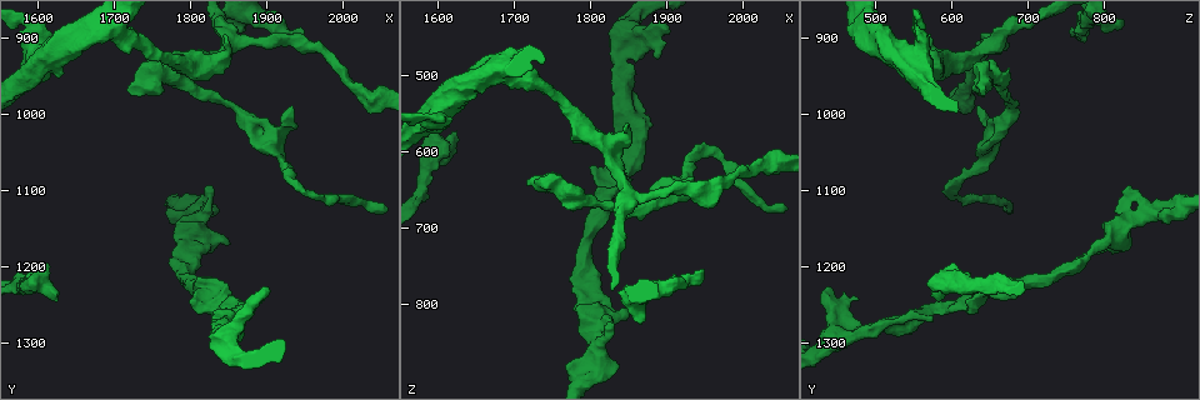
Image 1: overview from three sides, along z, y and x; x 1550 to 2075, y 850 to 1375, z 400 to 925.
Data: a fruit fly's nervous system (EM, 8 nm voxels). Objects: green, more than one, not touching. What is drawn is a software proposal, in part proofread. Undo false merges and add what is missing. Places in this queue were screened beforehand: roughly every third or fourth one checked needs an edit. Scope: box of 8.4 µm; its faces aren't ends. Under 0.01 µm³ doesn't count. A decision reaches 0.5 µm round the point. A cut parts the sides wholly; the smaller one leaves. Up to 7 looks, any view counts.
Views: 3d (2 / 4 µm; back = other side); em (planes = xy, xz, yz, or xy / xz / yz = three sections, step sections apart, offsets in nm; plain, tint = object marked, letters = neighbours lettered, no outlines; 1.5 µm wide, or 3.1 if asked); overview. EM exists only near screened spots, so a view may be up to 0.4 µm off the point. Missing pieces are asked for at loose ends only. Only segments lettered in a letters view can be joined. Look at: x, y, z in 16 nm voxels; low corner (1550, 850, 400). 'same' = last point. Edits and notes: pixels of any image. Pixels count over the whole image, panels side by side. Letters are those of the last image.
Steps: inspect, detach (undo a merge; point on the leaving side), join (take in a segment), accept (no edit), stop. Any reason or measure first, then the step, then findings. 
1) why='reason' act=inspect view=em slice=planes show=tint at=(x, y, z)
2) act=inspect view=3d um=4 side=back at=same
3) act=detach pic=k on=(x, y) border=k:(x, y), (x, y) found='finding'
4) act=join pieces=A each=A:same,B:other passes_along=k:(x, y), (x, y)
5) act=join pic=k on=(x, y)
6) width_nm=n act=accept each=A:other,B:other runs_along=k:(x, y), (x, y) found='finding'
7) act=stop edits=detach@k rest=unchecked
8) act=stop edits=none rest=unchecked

why='abrupt turn' act=inspect view=3d um=2 at=(1840, 1230, 645)

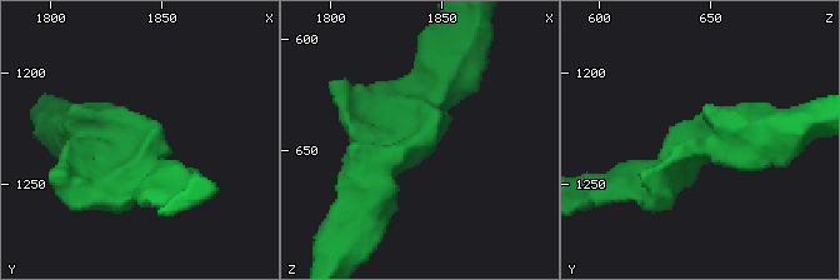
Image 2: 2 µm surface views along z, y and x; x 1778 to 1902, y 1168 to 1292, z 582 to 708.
why='shape alone is not enough' act=inspect view=em slice=planes show=tint at=(1836, 1233, 647)

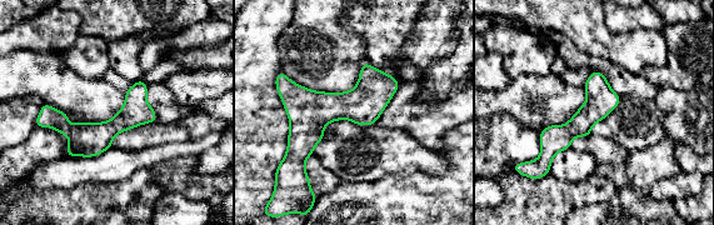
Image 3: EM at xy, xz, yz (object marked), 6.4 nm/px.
act=inspect view=em slice=planes show=letters at=same

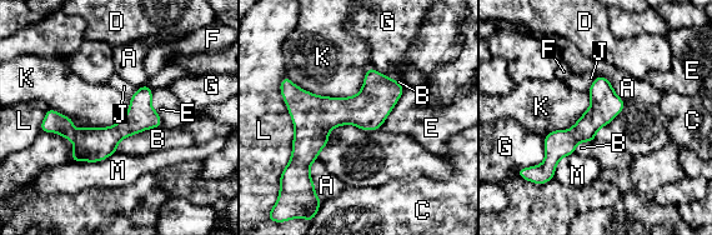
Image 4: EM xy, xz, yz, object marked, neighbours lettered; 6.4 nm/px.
width_nm=110 longest_contact=K:550nm act=accept each=A:other,B:other,C:other,D:other,E:other,F:other,G:other,J:other,K:other,L:other,M:other found='one neuron here'

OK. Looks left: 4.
why='branch stops here' act=inspect view=em slice=xy step=4 show=letters at=(1845, 900, 570)

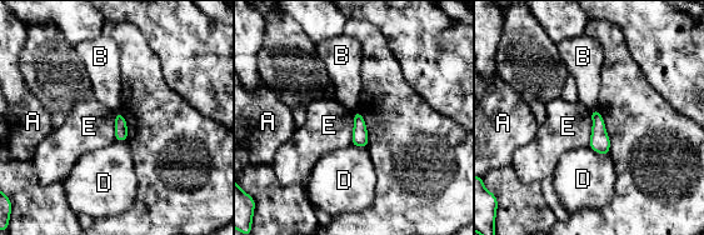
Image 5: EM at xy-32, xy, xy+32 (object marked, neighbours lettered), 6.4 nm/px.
act=inspect view=em slice=planes show=letters at=same

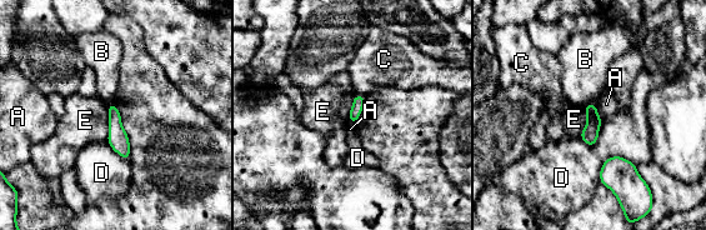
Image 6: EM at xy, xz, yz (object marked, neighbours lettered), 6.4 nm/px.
act=accept each=A:other,B:other,C:other,D:other,E:other runs_along=6:(111, 106), (118, 139), (126, 155) found='no lettered segment goes on from it'

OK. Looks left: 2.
why='branch stops here' act=inspect view=em slice=planes show=letters at=(1945, 885, 755)

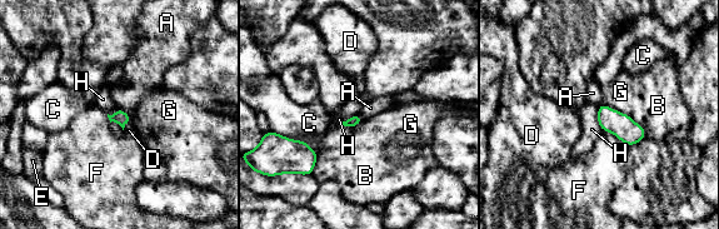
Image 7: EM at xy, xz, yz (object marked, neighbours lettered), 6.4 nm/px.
act=accept each=A:other,B:other,C:other,D:other,E:other,F:other,G:other,H:other border=7:(118, 106), (130, 117) found='none of them fits'

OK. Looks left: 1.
act=stop edits=none rest=unchecked

